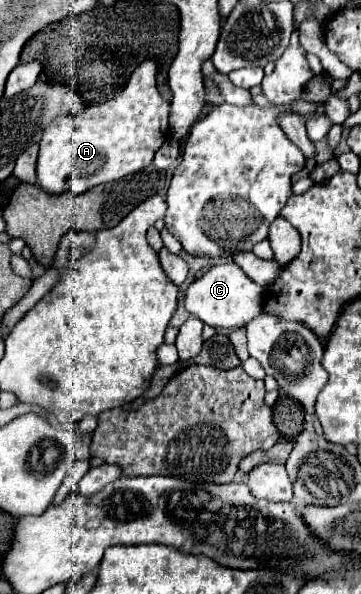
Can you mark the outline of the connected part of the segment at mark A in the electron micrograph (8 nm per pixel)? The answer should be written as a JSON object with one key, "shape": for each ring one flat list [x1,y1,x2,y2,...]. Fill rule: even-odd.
{"shape":[[143,61,131,73,127,85,109,99,87,105,81,111,71,111,63,117,57,117,45,131,39,142,39,159,37,159,37,183,47,193,67,191,67,181,71,177,95,177,95,183,107,183,121,179,125,175,137,173,143,167,151,165,155,151,167,141,169,133,169,101,163,101,155,85,155,61]]}

